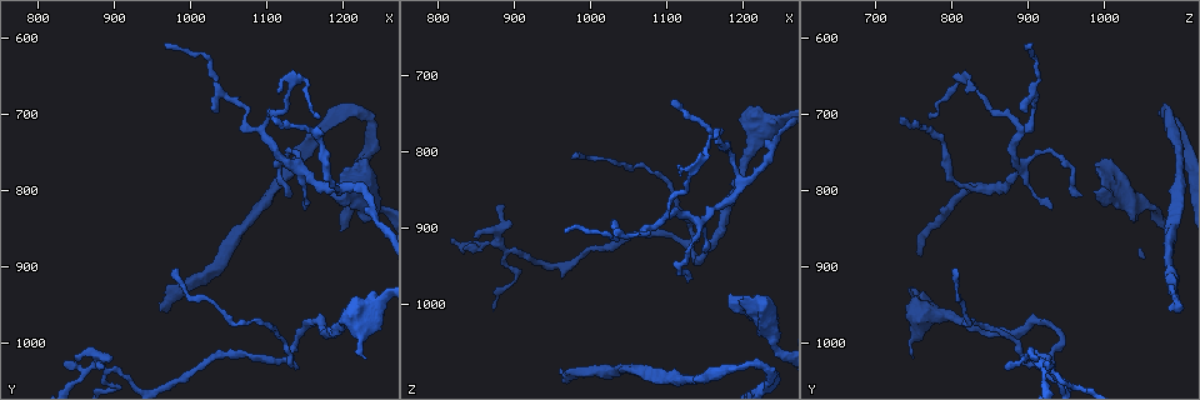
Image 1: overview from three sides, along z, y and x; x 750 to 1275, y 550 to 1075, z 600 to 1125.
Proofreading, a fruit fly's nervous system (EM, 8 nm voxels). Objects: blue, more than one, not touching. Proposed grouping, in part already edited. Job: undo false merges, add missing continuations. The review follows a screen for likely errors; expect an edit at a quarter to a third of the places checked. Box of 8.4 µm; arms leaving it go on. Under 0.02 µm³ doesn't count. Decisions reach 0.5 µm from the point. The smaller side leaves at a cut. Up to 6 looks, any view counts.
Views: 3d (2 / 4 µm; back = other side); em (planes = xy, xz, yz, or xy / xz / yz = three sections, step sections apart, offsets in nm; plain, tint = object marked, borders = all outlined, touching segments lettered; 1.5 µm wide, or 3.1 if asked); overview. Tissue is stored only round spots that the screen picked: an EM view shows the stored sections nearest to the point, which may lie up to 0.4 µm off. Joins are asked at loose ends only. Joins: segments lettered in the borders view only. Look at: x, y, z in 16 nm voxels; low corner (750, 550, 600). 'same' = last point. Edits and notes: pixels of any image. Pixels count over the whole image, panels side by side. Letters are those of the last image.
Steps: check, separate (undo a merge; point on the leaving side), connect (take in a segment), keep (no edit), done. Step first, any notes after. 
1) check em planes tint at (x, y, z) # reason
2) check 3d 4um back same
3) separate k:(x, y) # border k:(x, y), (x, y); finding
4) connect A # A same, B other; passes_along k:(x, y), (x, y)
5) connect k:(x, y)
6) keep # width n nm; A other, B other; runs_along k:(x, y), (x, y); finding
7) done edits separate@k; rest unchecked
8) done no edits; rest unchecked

check em xz step 8 tint at (1145, 775, 885) # a fork

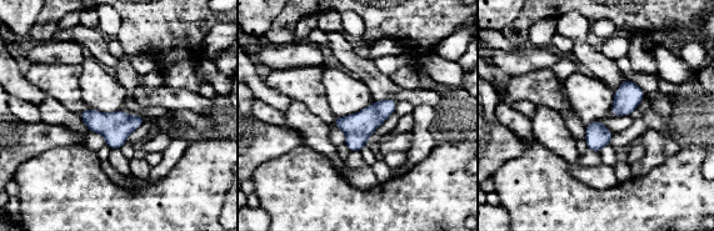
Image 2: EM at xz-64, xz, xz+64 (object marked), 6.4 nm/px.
check em planes borders same

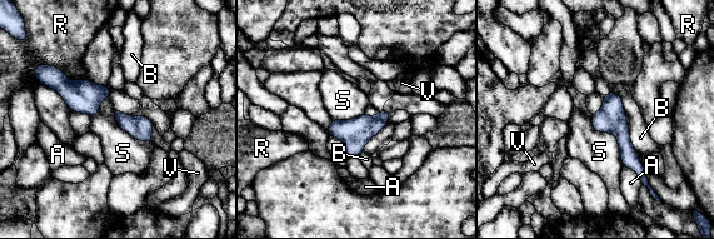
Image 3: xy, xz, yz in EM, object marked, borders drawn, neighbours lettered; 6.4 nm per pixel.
keep # A other, B other, R other, S other, V other; runs_along 3:(610, 95), (612, 119), (643, 177); one cell here

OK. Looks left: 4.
check 3d 2um at (1185, 800, 985) # branch stops here

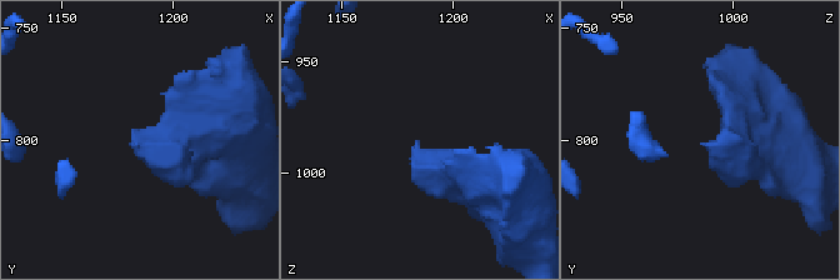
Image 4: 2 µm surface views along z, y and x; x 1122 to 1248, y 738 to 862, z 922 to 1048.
check em planes borders at (1183, 800, 985)

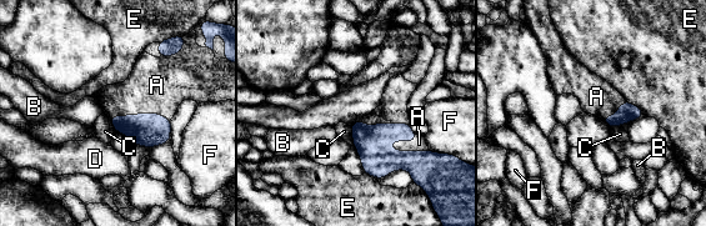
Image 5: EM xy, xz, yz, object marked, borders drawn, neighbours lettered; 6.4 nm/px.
connect A # A same, B other, C other, D other, E other, F other; the cell continues

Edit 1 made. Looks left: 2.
check em planes borders at (1150, 975, 930) # abrupt turn

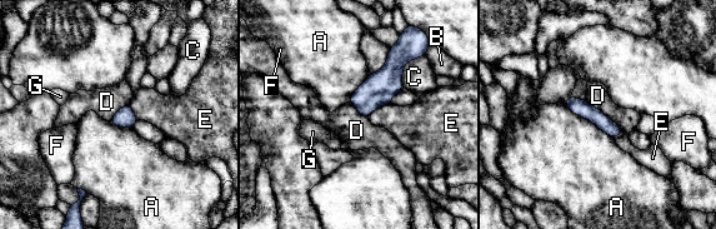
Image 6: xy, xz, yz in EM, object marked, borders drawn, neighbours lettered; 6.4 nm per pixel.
keep # width 110 nm; A other, B other, C other, D other, E other, F other, G other; border 6:(585, 100), (600, 109), (621, 128); one cell here

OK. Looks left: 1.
done edits connect@5; rest unchecked

